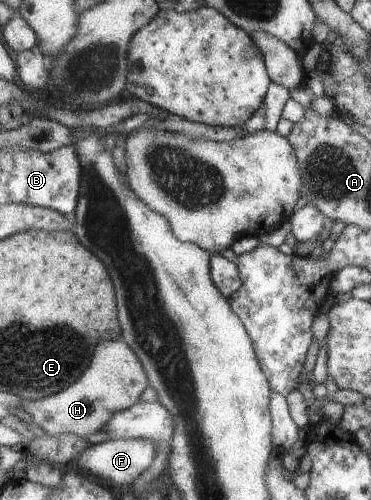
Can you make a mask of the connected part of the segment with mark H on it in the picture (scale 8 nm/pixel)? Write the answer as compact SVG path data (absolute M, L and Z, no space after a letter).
M99 341L93 351L89 367L82 371L75 383L69 384L65 391L43 397L43 399L26 401L21 408L31 416L45 436L59 437L63 434L75 434L79 437L93 435L103 430L105 423L116 413L129 409L139 401L147 387L149 379L133 349L124 341Z

